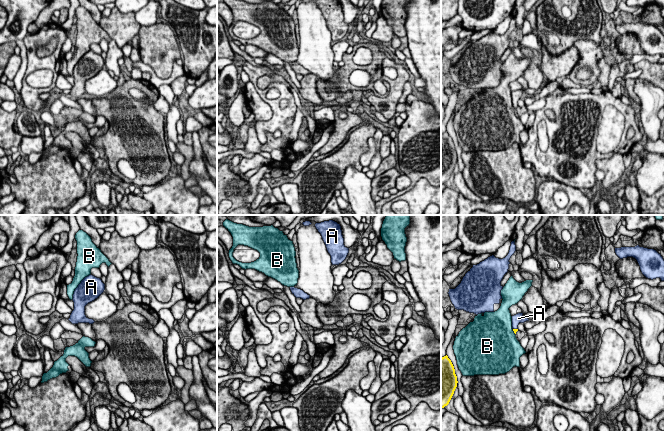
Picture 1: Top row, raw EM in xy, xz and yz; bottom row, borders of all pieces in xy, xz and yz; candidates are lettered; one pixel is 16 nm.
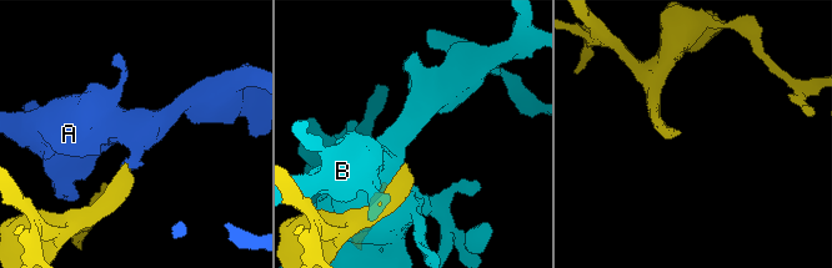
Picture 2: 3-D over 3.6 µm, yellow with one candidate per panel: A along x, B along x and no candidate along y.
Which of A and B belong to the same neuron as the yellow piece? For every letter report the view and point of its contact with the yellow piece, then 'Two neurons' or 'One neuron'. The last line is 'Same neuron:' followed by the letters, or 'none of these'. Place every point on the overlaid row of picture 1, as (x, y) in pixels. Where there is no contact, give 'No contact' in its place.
A: Touches yellow at yz (515, 329). One neuron
B: Touches yellow at yz (513, 330). Two neurons
Same neuron: A

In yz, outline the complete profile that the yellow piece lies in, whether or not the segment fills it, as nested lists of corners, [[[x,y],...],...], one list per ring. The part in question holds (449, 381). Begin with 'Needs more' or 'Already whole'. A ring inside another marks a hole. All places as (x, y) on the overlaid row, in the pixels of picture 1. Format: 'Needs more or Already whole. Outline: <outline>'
Already whole. Outline: [[[446,355],[441,358],[441,408],[449,404],[457,383],[454,366]]]

